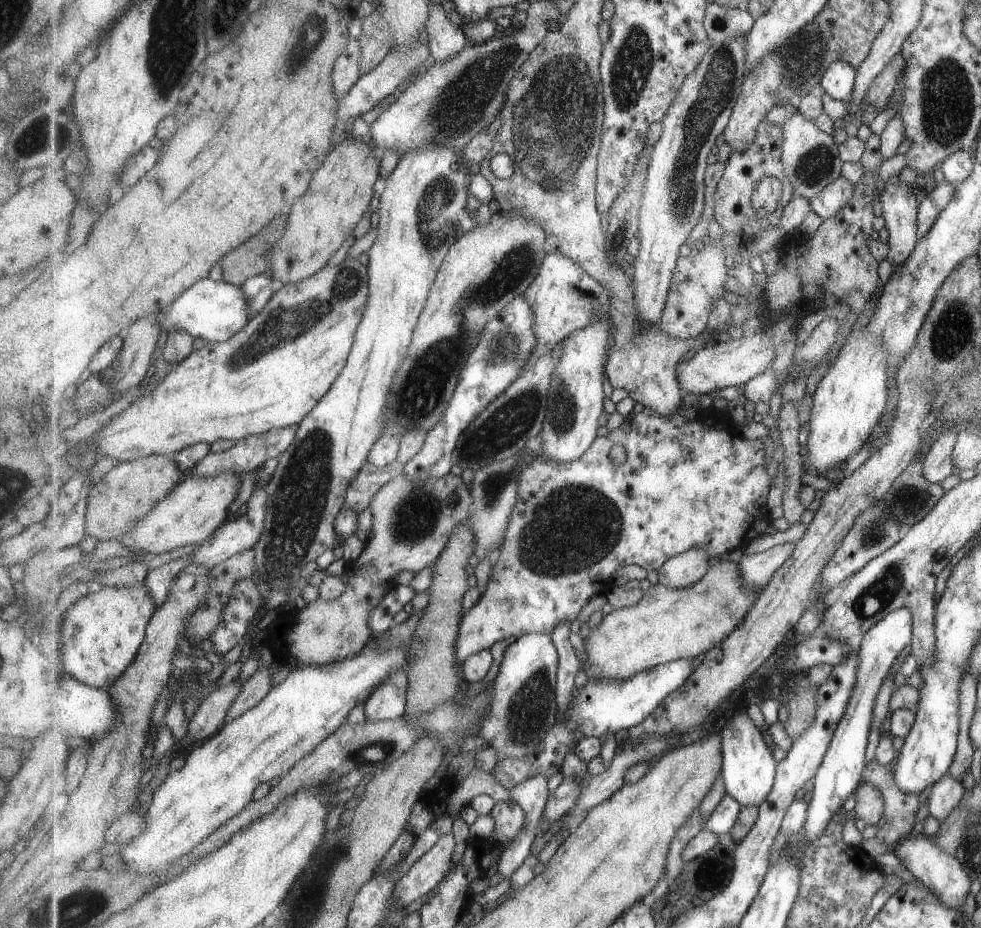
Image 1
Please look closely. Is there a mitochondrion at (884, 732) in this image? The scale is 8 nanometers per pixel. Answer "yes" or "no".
no

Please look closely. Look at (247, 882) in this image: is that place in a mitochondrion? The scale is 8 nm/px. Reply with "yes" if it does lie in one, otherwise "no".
no

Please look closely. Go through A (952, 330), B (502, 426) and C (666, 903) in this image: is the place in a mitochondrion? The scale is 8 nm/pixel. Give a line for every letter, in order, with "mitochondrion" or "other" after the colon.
A: mitochondrion
B: mitochondrion
C: other

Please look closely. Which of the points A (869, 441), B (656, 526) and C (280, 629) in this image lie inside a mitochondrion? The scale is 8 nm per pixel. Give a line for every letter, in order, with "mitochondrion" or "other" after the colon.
A: other
B: other
C: other

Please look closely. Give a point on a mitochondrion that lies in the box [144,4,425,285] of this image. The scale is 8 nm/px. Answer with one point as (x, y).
(291, 67)

